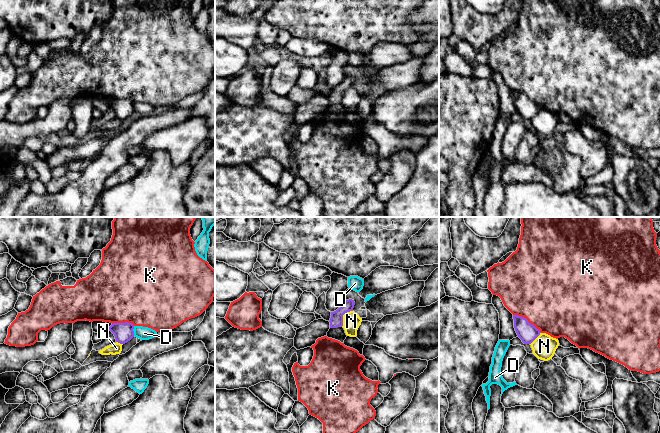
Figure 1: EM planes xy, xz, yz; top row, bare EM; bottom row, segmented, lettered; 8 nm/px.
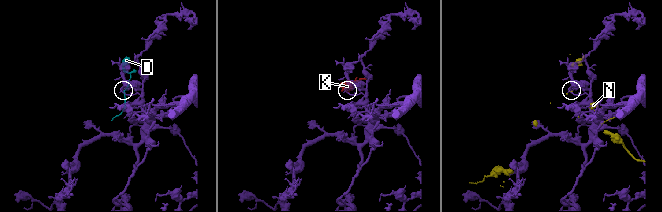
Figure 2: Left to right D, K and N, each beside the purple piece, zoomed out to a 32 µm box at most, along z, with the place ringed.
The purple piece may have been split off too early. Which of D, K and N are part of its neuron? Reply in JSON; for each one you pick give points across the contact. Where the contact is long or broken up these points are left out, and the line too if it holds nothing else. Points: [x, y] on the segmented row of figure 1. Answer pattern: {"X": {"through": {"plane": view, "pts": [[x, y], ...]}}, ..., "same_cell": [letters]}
{"same_cell": []}

